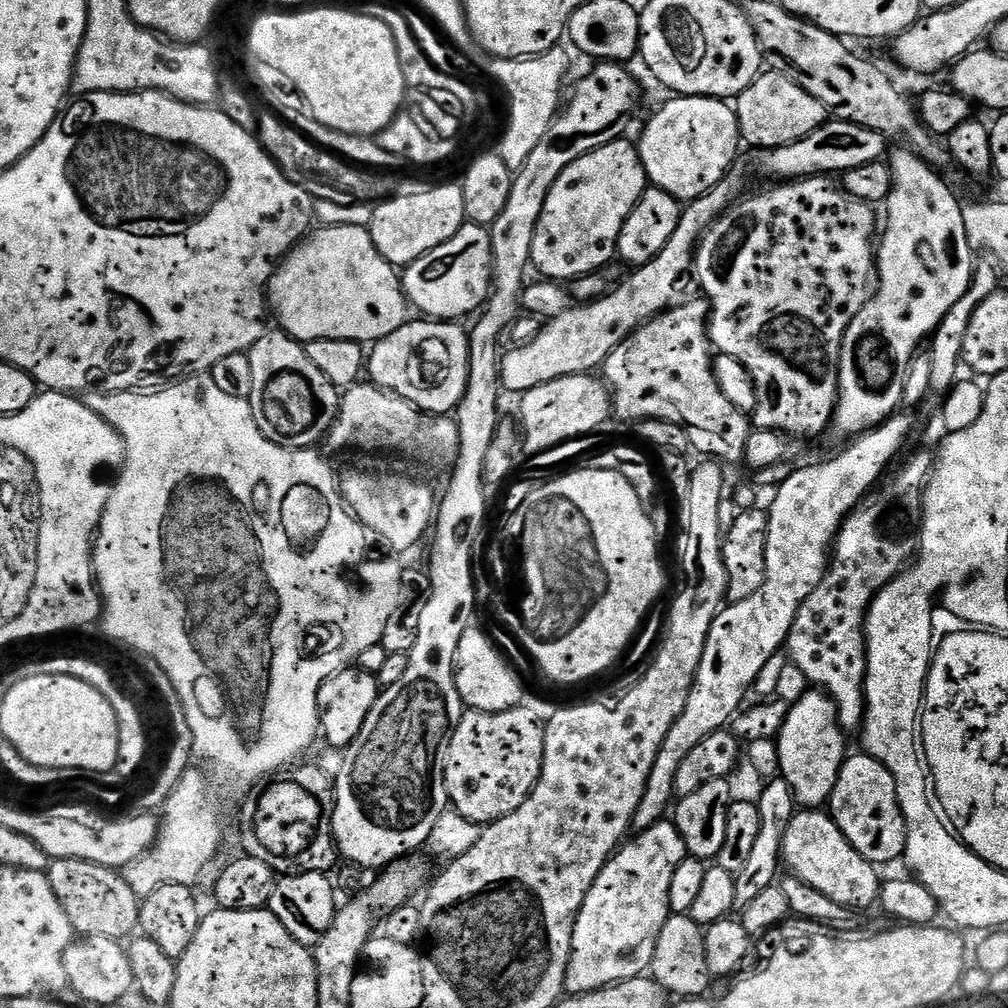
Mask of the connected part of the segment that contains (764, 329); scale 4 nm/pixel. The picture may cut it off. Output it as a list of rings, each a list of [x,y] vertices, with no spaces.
[[[827,175],[805,176],[803,180],[789,180],[776,182],[772,188],[764,188],[761,192],[745,195],[736,201],[731,208],[727,208],[721,216],[700,238],[696,245],[696,262],[694,265],[694,280],[701,288],[703,299],[708,301],[708,339],[711,340],[713,349],[721,356],[729,356],[742,366],[750,374],[750,378],[756,387],[756,409],[750,413],[750,420],[759,431],[778,432],[785,437],[792,436],[816,436],[824,427],[831,425],[836,411],[836,398],[838,395],[838,358],[842,338],[846,334],[846,326],[854,322],[858,310],[866,306],[866,302],[872,297],[874,291],[874,277],[876,271],[876,248],[874,241],[878,236],[877,209],[867,204],[862,198],[854,198],[835,179]]]

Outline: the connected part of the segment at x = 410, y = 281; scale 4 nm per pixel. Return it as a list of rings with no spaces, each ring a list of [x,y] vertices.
[[[464,223],[454,238],[442,242],[442,246],[434,246],[434,250],[407,265],[402,272],[402,283],[407,303],[425,317],[456,322],[461,319],[459,316],[479,313],[492,291],[491,231],[483,224]]]

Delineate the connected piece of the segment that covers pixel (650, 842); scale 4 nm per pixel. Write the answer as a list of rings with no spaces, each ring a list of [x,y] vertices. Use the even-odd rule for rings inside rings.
[[[672,822],[654,824],[635,835],[606,861],[576,915],[564,979],[569,996],[643,976],[652,967],[658,934],[670,915],[670,878],[688,851]]]

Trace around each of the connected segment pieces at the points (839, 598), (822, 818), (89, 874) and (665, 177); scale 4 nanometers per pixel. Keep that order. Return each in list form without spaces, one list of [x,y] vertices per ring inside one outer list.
[[[916,452],[913,456],[908,456],[900,464],[900,469],[891,476],[891,474],[883,477],[882,483],[876,486],[848,513],[844,518],[843,524],[840,525],[839,532],[836,533],[834,547],[830,552],[830,563],[828,565],[828,572],[822,578],[820,585],[815,588],[812,593],[806,598],[806,602],[800,604],[798,614],[794,618],[790,630],[788,631],[788,639],[786,641],[787,659],[794,666],[798,666],[802,673],[804,673],[809,685],[813,689],[819,690],[824,695],[831,698],[836,704],[836,720],[844,729],[845,733],[852,734],[852,731],[859,729],[864,722],[864,679],[868,673],[868,644],[864,641],[864,618],[868,615],[868,607],[872,605],[872,600],[886,585],[899,576],[905,568],[909,567],[910,561],[917,555],[918,552],[918,529],[922,519],[922,501],[924,499],[924,485],[928,482],[928,476],[932,473],[932,466],[934,463],[934,456],[929,452]]]
[[[800,810],[792,817],[792,821],[784,830],[784,838],[780,841],[778,849],[782,857],[782,864],[789,868],[791,875],[800,880],[803,884],[809,884],[814,890],[826,894],[835,904],[839,904],[841,909],[848,908],[868,908],[877,903],[880,894],[882,876],[879,876],[877,865],[872,864],[850,842],[841,834],[840,827],[832,821],[831,815],[824,810]]]
[[[58,859],[49,863],[46,875],[77,935],[124,940],[137,931],[141,899],[119,871],[81,859]]]
[[[682,96],[668,98],[664,105],[653,114],[638,139],[640,161],[648,175],[651,187],[666,190],[674,199],[681,202],[696,200],[706,194],[722,178],[732,171],[737,163],[736,151],[742,148],[740,123],[735,107],[727,100],[716,100],[713,96]]]

